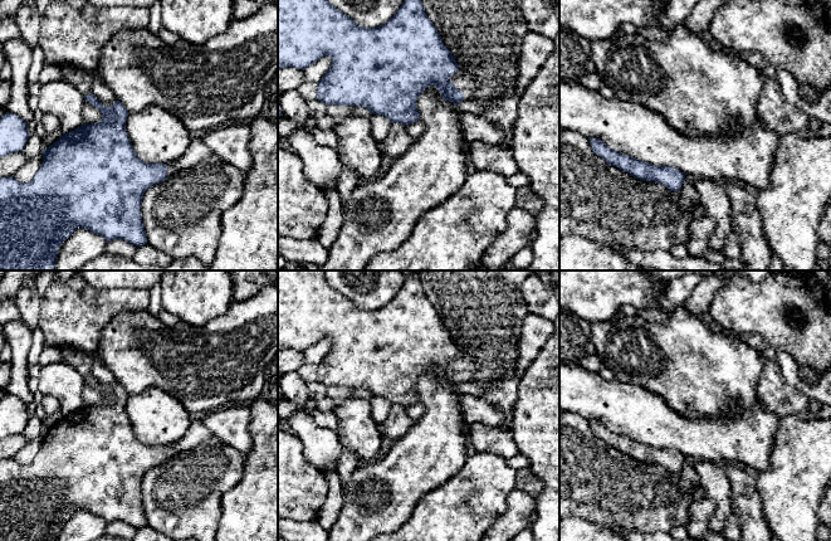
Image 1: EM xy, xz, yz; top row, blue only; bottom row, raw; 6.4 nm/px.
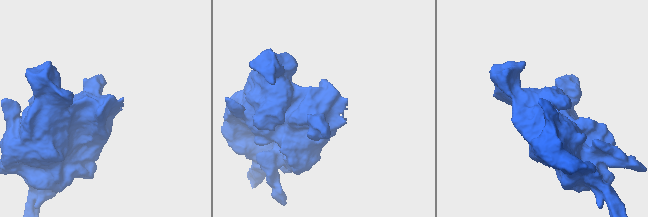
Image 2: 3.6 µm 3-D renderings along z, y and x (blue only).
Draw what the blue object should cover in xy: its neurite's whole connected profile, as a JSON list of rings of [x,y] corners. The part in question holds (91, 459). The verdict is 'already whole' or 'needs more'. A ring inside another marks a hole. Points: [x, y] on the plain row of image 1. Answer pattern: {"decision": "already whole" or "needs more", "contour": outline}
{"decision": "needs more", "contour": [[[92,375],[84,382],[102,394],[99,404],[83,405],[44,430],[41,448],[31,463],[0,459],[0,541],[57,541],[59,528],[77,510],[102,517],[107,525],[122,521],[142,528],[147,526],[141,497],[145,474],[172,455],[214,438],[200,418],[194,416],[179,442],[146,445],[136,438],[126,414],[129,396],[126,389],[119,382],[106,389]]]}

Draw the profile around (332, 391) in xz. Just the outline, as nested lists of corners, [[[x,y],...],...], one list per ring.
[[[328,386],[326,390],[326,396],[338,400],[357,398],[368,401],[373,398],[373,395],[370,391],[362,388],[338,388],[338,386]]]

